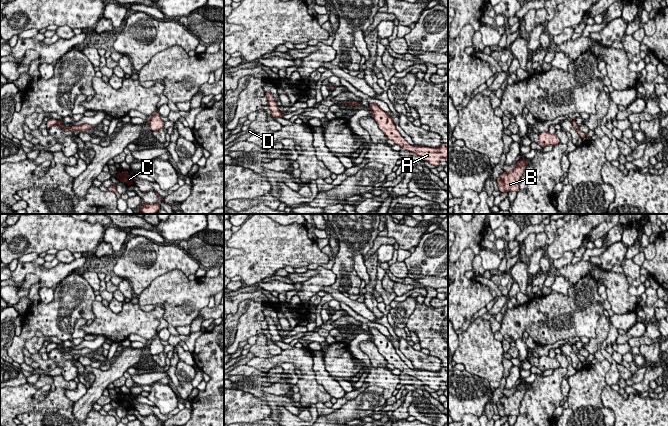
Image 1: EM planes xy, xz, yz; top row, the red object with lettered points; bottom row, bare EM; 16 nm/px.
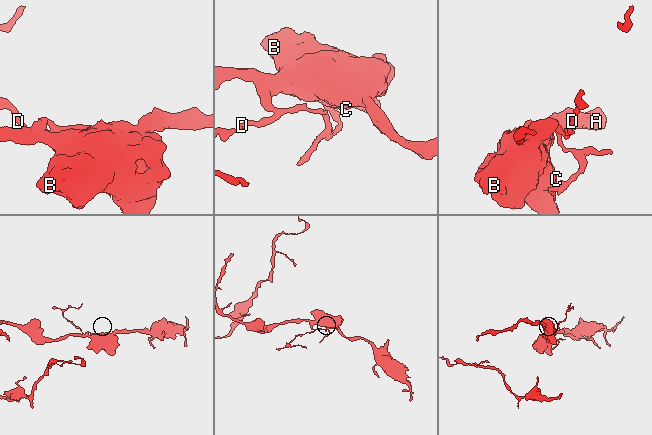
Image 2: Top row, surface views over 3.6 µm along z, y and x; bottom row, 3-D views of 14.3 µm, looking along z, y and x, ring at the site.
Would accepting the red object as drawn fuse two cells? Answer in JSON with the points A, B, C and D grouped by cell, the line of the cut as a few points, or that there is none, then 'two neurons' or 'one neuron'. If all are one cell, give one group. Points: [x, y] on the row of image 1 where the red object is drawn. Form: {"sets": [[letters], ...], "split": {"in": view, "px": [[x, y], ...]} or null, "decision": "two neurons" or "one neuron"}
{"sets": [["A", "B", "C"], ["D"]], "split": {"in": "xy", "px": [[57, 120], [55, 123]]}, "decision": "two neurons"}

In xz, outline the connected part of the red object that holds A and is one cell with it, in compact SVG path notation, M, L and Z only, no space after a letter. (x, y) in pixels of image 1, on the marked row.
M371 103L369 109L373 112L373 118L377 122L379 129L385 134L388 140L392 140L401 148L412 152L423 158L431 165L439 166L442 158L448 161L448 143L442 144L438 148L410 145L396 129L392 118L384 112L378 105Z

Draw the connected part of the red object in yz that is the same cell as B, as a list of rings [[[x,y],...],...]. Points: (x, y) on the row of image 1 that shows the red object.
[[[527,158],[519,160],[516,162],[516,165],[512,171],[503,171],[503,173],[499,175],[496,181],[498,189],[501,193],[519,192],[519,183],[529,160],[530,159]]]

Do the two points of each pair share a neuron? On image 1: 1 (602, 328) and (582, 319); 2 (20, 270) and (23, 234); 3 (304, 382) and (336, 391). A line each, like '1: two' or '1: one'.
1: two
2: two
3: two

